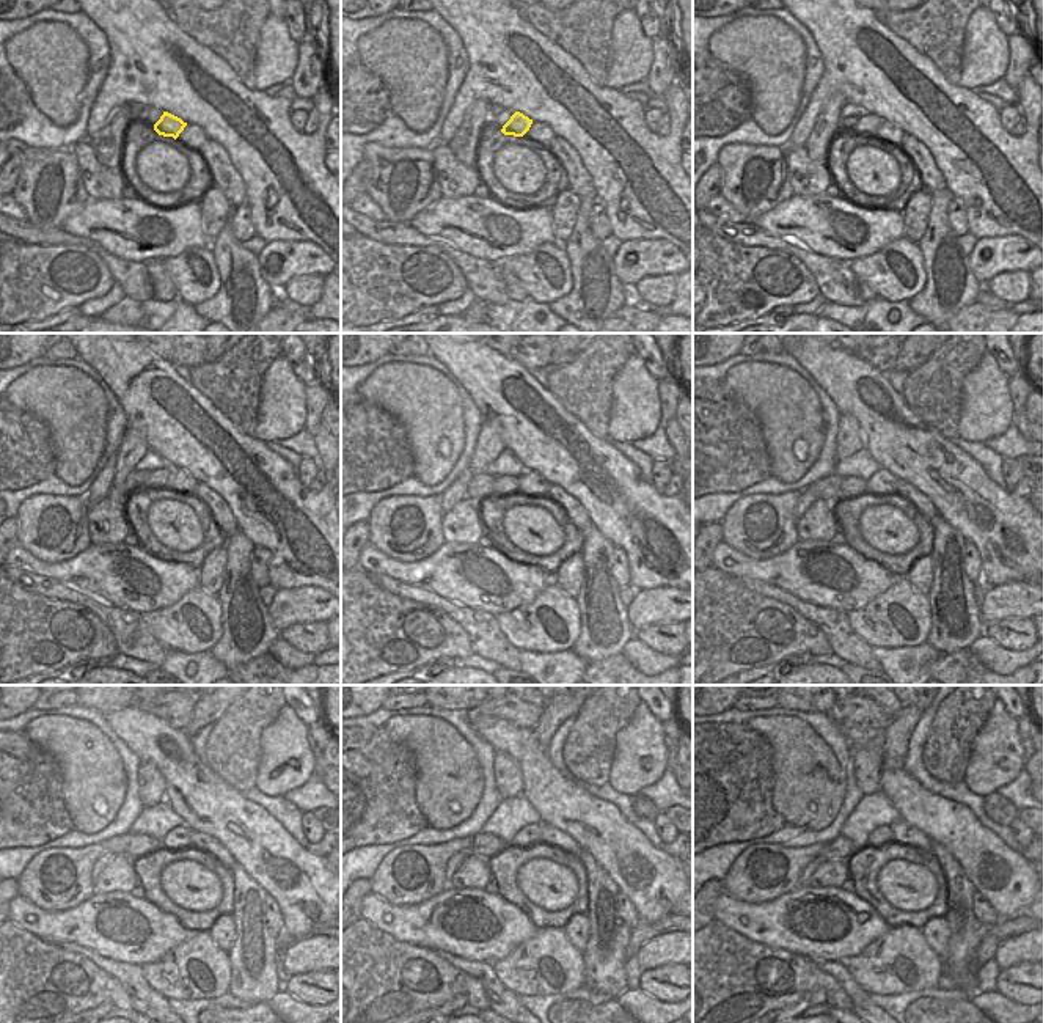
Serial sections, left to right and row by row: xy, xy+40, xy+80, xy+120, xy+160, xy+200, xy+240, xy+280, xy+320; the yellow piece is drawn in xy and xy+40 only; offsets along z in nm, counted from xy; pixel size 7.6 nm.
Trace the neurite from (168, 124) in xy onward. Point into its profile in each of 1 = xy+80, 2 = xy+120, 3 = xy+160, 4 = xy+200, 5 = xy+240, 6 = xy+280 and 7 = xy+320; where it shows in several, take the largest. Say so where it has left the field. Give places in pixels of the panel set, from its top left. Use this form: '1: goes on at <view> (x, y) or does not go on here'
1: goes on at xy+80 (867, 124)
2: goes on at xy+120 (157, 480)
3: goes on at xy+160 (505, 484)
4: goes on at xy+200 (852, 487)
5: goes on at xy+240 (139, 846)
6: goes on at xy+280 (486, 846)
7: goes on at xy+320 (841, 847)

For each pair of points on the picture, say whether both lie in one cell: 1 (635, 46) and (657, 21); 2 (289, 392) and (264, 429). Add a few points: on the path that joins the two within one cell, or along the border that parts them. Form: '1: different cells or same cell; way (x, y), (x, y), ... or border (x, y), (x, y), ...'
1: different cells; border (636, 16), (641, 30), (652, 40)
2: same cell; way (281, 401), (281, 412), (274, 420)

